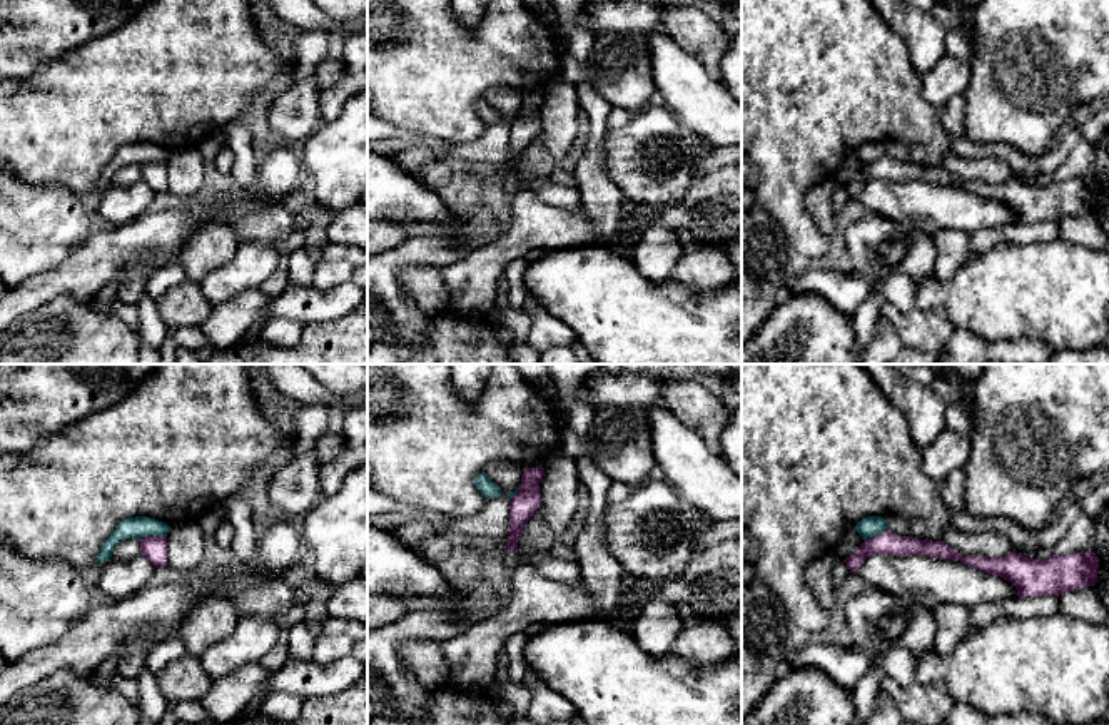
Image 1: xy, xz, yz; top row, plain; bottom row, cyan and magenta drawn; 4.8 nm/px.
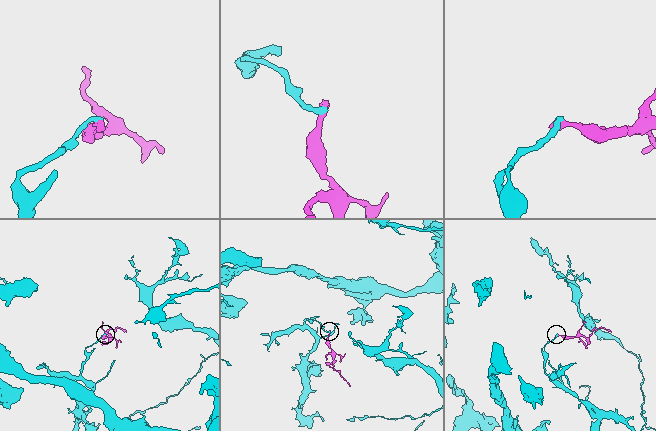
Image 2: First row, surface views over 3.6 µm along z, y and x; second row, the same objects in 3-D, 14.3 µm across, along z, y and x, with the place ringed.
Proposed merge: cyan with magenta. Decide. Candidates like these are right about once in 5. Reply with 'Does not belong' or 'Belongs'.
Does not belong

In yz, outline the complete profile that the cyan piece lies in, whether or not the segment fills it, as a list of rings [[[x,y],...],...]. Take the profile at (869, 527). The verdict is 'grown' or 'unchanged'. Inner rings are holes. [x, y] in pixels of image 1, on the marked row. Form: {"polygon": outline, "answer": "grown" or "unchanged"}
{"polygon": [[[867,516],[855,525],[855,531],[863,538],[874,538],[887,530],[887,520],[882,516]]], "answer": "unchanged"}

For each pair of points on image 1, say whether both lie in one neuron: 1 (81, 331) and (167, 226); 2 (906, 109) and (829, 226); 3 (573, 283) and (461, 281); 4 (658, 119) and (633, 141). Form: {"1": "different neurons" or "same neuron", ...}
{"1": "different neurons", "2": "different neurons", "3": "different neurons", "4": "same neuron"}

